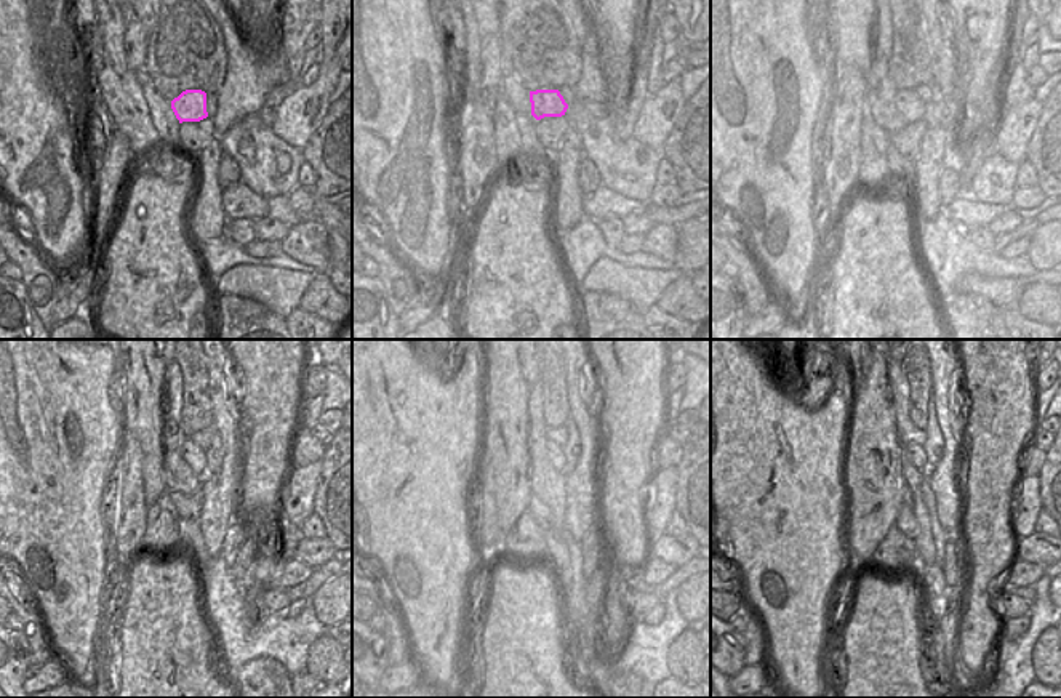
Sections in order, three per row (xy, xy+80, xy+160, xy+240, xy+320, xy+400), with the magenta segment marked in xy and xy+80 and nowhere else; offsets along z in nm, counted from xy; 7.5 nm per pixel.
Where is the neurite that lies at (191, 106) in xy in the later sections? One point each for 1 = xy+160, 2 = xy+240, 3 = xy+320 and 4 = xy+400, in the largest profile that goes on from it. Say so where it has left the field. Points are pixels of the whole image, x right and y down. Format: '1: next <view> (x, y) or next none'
1: next xy+160 (909, 104)
2: next xy+240 (192, 453)
3: next xy+320 (554, 450)
4: next xy+400 (914, 452)

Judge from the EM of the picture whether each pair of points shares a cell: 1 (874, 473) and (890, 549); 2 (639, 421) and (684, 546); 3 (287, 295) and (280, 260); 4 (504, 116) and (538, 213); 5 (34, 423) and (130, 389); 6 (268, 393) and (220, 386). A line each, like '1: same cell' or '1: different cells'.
1: different cells
2: different cells
3: different cells
4: different cells
5: different cells
6: different cells

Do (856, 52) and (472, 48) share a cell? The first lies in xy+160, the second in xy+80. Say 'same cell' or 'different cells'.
different cells

